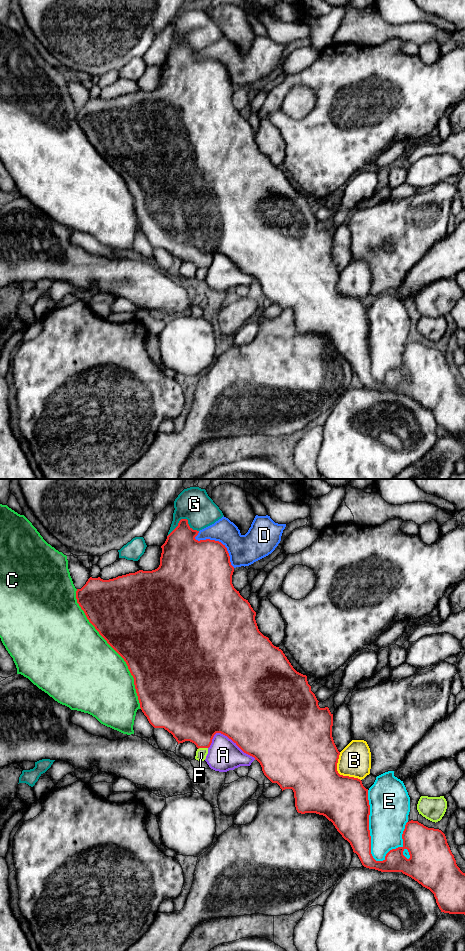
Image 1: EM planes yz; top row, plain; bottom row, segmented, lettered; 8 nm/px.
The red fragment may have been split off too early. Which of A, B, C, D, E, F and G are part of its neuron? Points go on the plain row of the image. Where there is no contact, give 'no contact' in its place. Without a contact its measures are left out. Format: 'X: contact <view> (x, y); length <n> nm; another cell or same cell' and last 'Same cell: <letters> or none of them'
A: contact yz (229, 258); length 400 nm; another cell
B: contact yz (338, 293); length 280 nm; another cell
C: contact yz (113, 168); length 1100 nm; another cell
D: contact yz (217, 61); length 420 nm; another cell
E: contact yz (368, 348); length 600 nm; another cell
F: contact yz (202, 267); length 80 nm; another cell
G: contact yz (182, 39); length 260 nm; another cell
Same cell: none of them

